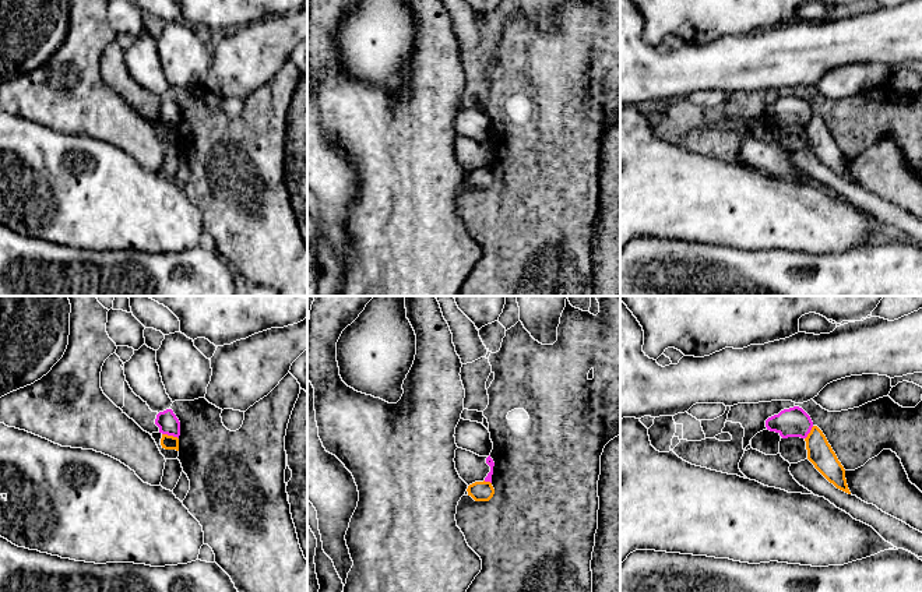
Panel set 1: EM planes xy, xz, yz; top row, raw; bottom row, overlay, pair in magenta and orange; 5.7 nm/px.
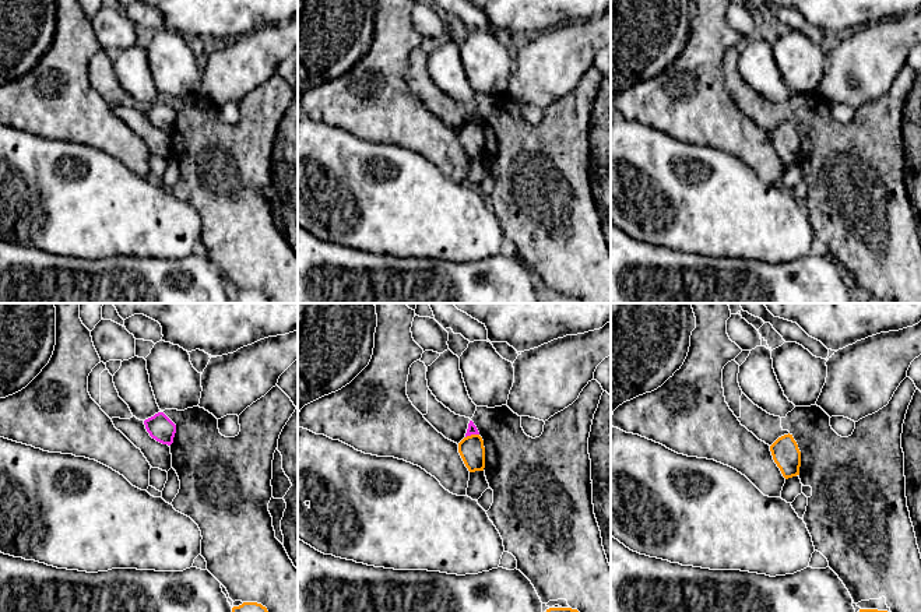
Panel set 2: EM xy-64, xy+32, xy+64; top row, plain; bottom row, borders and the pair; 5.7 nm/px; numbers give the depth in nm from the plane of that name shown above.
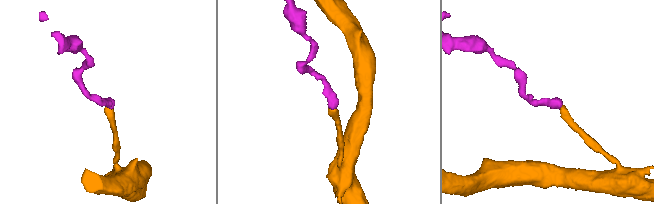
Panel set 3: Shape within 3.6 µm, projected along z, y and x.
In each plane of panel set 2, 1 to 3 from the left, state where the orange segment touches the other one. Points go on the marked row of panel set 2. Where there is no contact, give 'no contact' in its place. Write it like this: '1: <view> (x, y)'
1: no contact
2: xy+32 (471, 433)
3: no contact

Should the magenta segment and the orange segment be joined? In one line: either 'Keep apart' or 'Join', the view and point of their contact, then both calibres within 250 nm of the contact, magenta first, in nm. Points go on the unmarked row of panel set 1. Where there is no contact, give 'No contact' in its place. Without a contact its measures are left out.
Keep apart. Touches magenta at xy (171, 122). Thickness 120 nm (magenta) against 80 nm

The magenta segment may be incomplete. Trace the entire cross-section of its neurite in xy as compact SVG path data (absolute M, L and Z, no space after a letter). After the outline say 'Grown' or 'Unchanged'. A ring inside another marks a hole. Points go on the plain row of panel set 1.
M172 96L159 99L155 106L159 120L177 124L180 123L180 109Z. Unchanged

